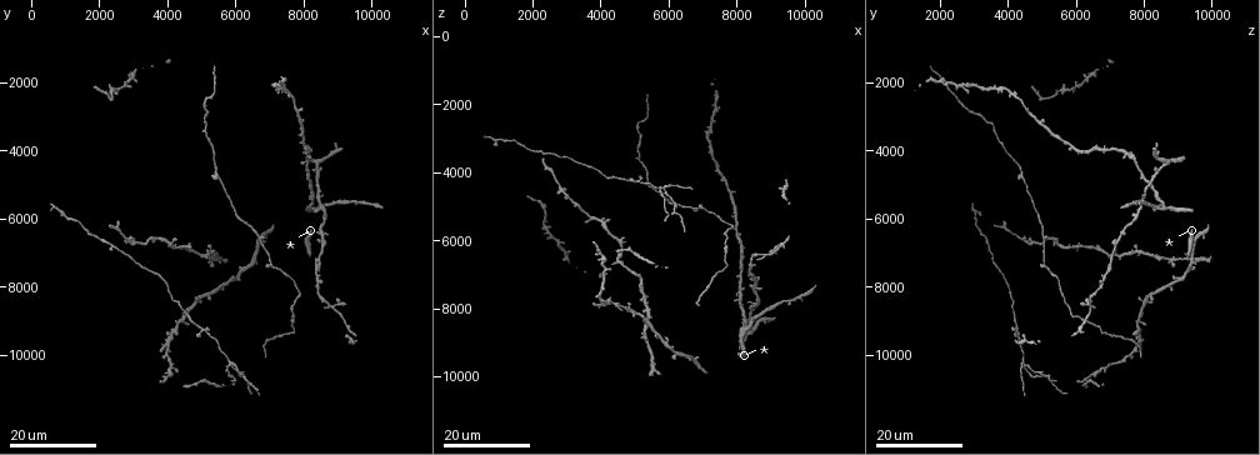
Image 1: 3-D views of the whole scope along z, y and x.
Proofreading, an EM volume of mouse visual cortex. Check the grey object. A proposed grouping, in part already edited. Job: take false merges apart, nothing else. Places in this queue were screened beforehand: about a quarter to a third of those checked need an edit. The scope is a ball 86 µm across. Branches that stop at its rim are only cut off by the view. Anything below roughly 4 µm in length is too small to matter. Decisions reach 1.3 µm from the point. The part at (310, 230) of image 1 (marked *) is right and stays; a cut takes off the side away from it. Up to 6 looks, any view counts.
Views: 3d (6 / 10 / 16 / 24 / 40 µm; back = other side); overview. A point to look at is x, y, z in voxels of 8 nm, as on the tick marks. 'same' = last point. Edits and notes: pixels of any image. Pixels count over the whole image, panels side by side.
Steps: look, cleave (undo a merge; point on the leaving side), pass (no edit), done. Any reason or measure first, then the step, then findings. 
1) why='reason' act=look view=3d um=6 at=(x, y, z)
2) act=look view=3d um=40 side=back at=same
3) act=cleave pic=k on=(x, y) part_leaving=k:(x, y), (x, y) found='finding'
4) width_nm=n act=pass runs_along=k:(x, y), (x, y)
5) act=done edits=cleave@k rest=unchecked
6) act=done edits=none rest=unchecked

why='four or more arms meet' act=look view=3d um=16 at=(8800, 8600, 6500)

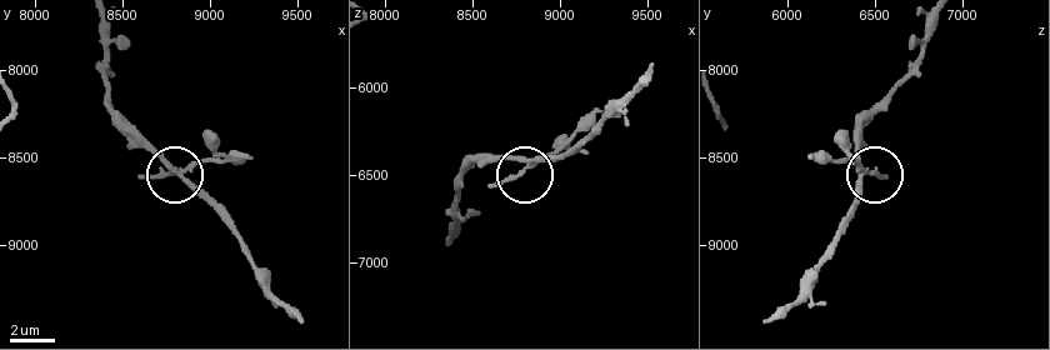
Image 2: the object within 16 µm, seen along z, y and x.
act=look view=3d um=10 at=(8860, 8600, 6440)

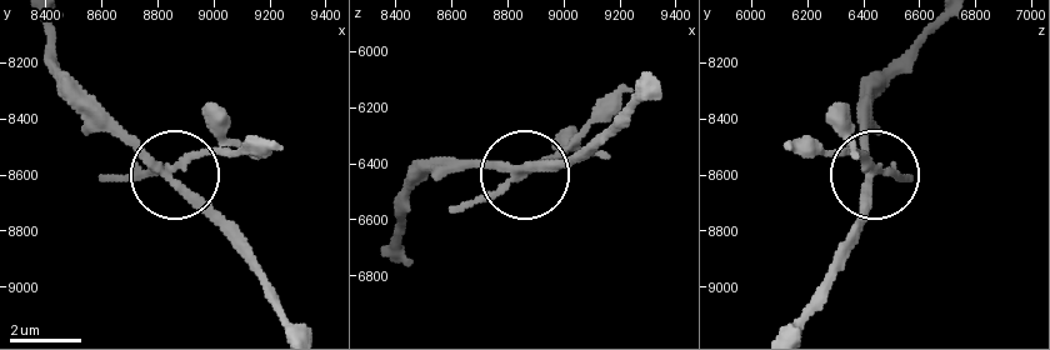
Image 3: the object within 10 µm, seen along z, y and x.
act=cleave pic=3 on=(215, 149) part_leaving=3:(171, 169), (213, 151), (281, 151) found='a second neuron is stuck on'

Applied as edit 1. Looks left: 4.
why='four arms meet' act=look view=3d um=16 at=(5100, 9400, 4300)

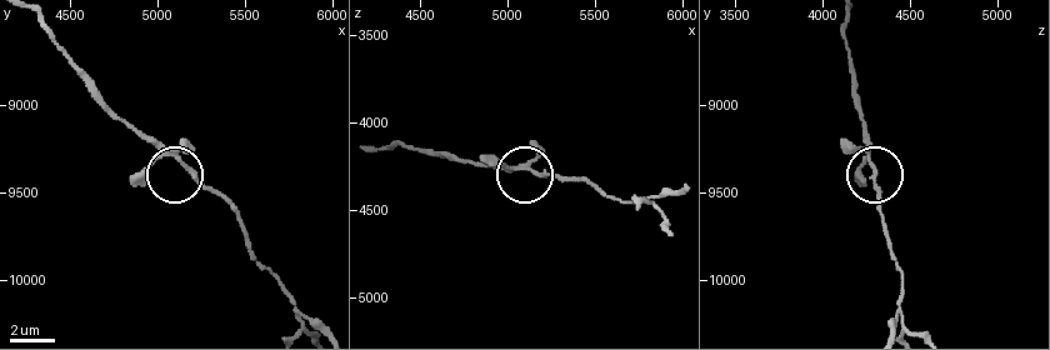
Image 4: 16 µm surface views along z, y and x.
act=look view=3d um=6 at=(5140, 9340, 4300)

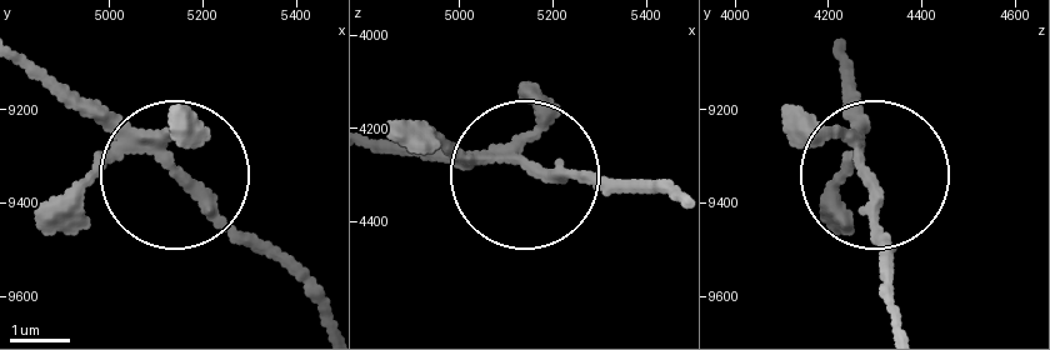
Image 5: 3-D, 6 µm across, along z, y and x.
act=pass runs_along=5:(384, 148), (488, 148), (548, 178), (648, 178) found='one neuron here'

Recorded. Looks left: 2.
why='four or more arms meet' act=look view=3d um=24 at=(5900, 10300, 4500)

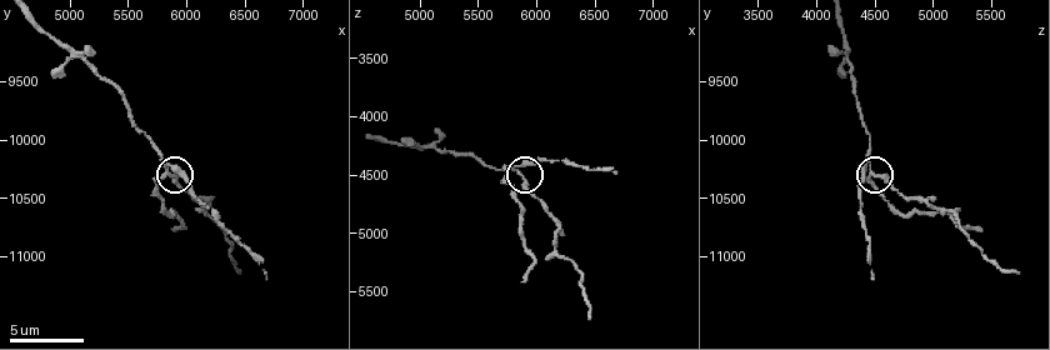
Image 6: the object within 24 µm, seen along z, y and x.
why='zoom in' act=look view=3d um=6 at=(5840, 10300, 4480)

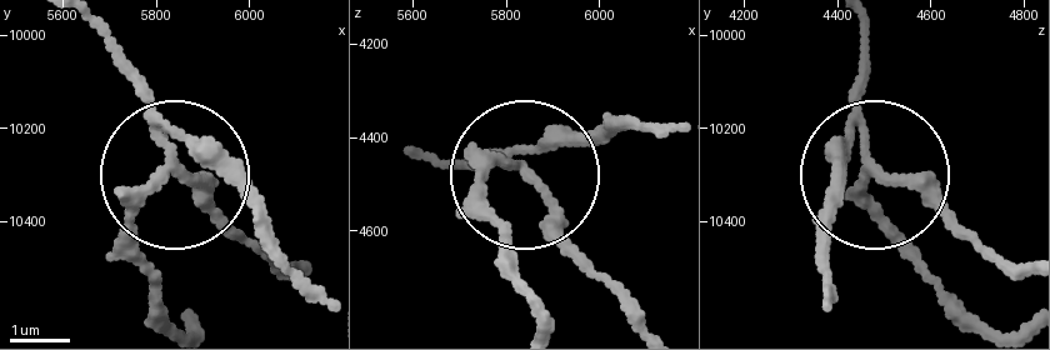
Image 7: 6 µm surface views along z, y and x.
arms=5 act=cleave pic=7 on=(136, 204) part_leaving=7:(510, 158), (629, 318) found='two neurons meet here'

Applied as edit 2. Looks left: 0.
act=done edits=cleave@3,cleave@7 rest=unchecked

